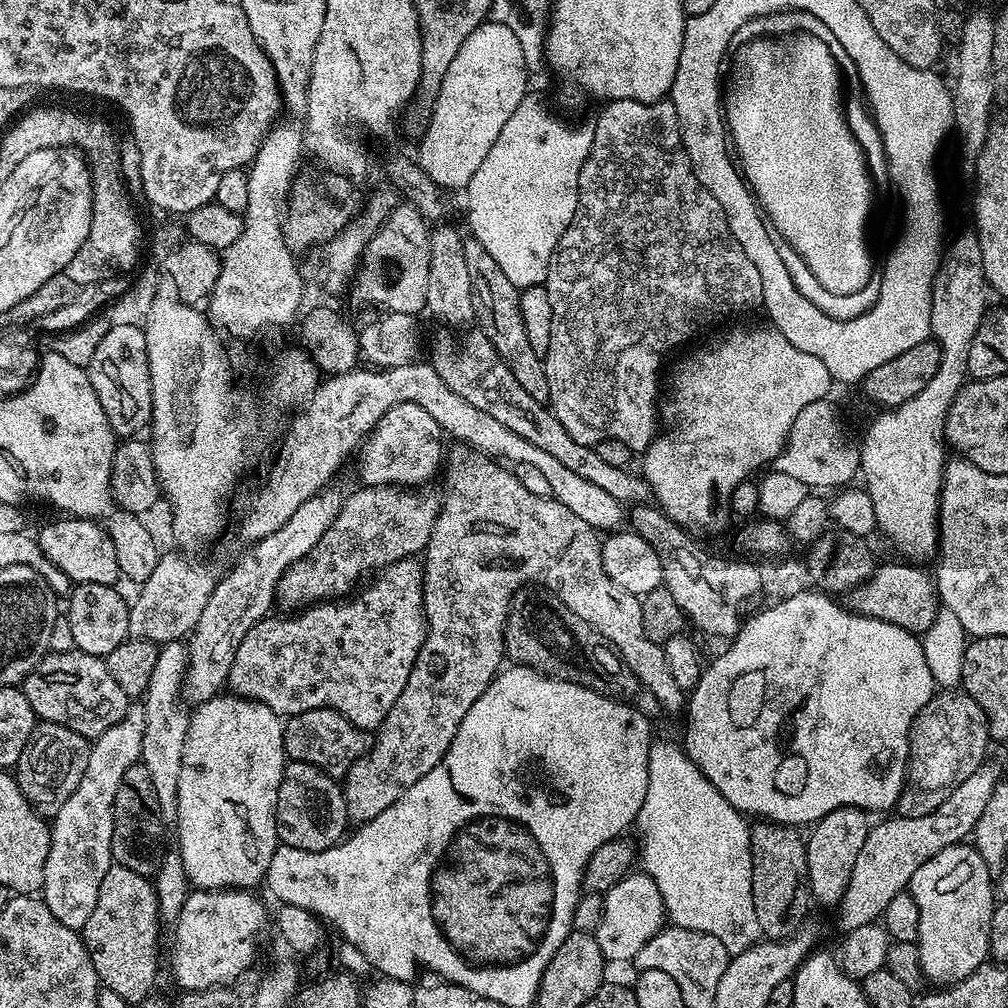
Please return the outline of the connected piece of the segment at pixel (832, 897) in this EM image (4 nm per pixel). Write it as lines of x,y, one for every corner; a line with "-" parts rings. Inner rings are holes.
835,808
811,827
809,832
812,833
806,836
808,882
810,896
815,903
817,900
820,904
839,905
842,894
846,894
858,850
862,850
862,842
866,842
869,827
870,816
863,808

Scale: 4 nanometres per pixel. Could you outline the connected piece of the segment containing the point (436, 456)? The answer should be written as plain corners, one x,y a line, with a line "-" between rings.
414,402
394,406
374,425
359,449
360,476
364,479
361,481
368,486
420,486
416,484
426,483
435,474
436,467
438,467
438,472
442,464
440,438
442,438
442,431
438,422
434,418
430,418
430,414
426,414
426,410
422,410
422,406
418,406

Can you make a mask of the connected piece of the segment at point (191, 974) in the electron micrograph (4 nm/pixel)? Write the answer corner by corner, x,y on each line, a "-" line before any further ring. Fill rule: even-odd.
242,888
189,891
179,917
174,921
176,937
172,940
172,976
184,992
201,992
207,988
227,985
242,975
256,956
260,935
270,928
270,912
264,909
257,893

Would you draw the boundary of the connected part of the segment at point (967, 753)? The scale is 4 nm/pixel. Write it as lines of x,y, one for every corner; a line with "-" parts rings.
948,690
933,695
916,716
909,736
908,775
897,800
897,813
904,817
925,817
936,810
985,763
990,741
985,711
967,693

